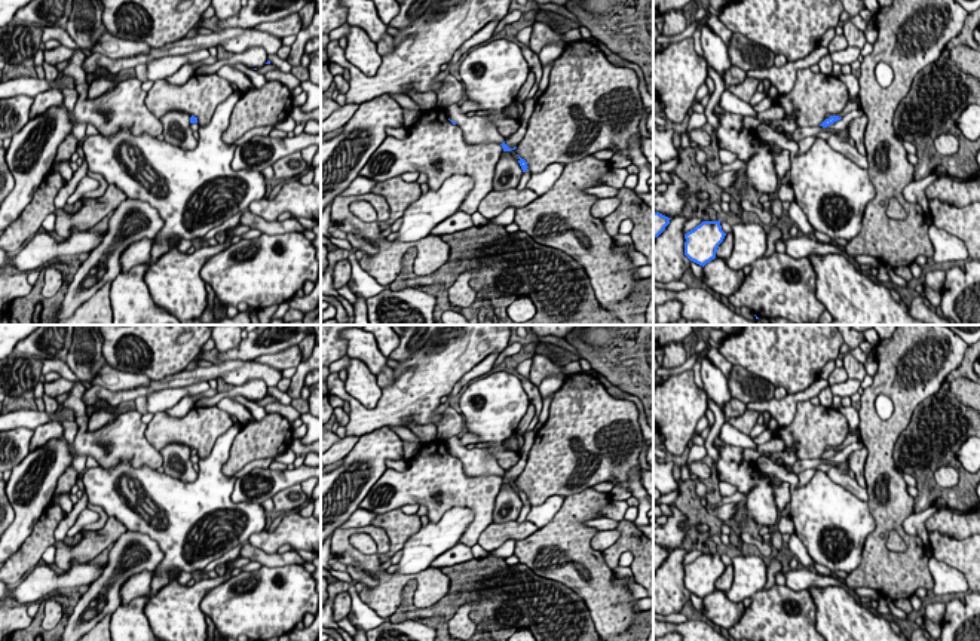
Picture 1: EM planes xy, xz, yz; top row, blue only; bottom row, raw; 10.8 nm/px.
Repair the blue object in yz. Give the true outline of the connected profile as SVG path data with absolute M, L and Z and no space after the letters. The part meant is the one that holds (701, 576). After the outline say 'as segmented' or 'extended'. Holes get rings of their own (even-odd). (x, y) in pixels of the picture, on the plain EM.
M720 552L702 553L685 567L685 588L690 594L704 599L716 591L717 580L725 568L726 565L722 562Z; as segmented

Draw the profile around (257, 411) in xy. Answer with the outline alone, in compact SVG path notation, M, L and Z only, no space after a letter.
M242 395L233 396L233 399L239 404L242 404L254 417L254 420L261 420L266 414L269 414L263 407L260 407L257 402L246 399Z

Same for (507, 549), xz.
M514 539L506 540L503 545L500 545L497 549L489 550L486 556L491 555L496 558L508 558L514 555L515 550L515 542Z

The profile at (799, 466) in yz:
M854 442L848 447L845 447L840 453L834 454L833 457L823 460L823 458L806 458L806 460L797 460L796 463L791 464L791 472L793 475L799 475L803 470L808 469L815 469L818 464L839 464L842 461L845 461L846 458L849 458L849 456L855 451L863 448L864 445L861 442Z

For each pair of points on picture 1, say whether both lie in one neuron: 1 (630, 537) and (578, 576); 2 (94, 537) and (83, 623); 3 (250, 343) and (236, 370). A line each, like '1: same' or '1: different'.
1: different
2: different
3: different

